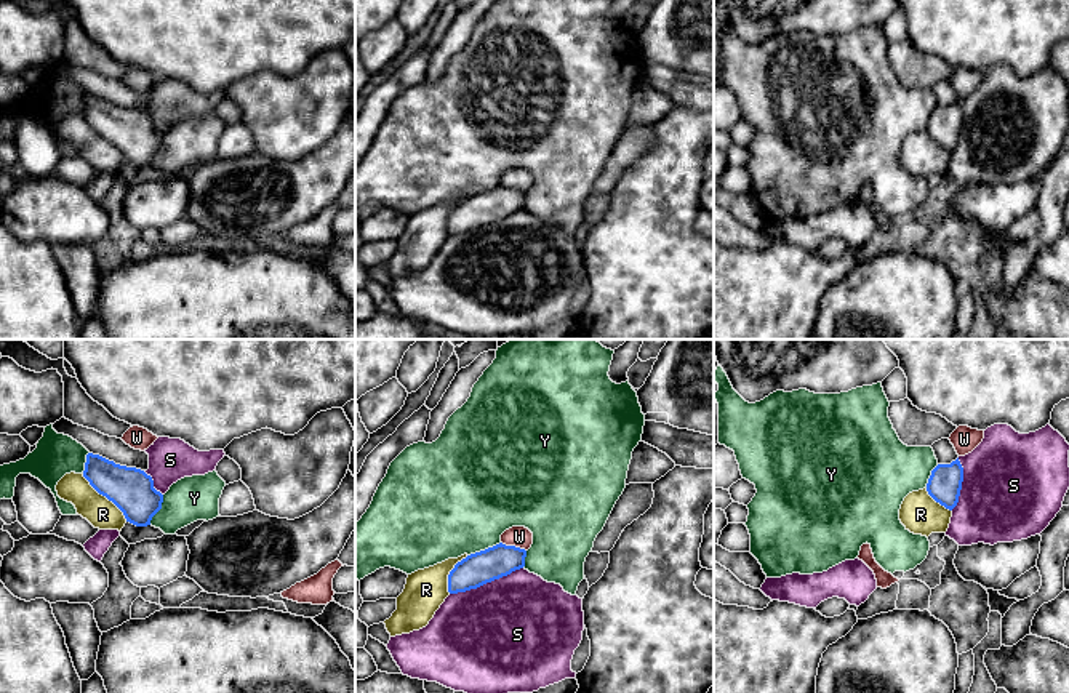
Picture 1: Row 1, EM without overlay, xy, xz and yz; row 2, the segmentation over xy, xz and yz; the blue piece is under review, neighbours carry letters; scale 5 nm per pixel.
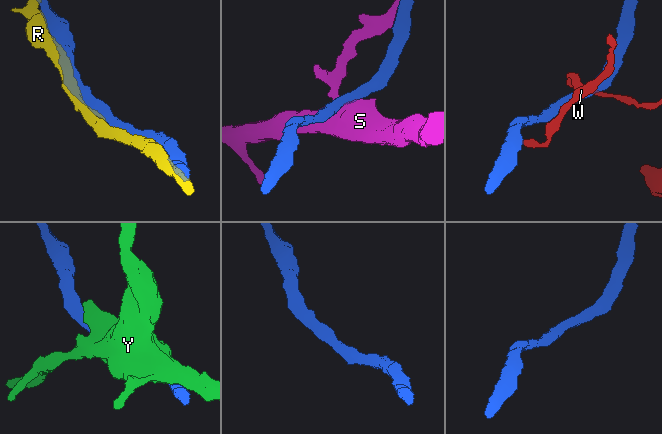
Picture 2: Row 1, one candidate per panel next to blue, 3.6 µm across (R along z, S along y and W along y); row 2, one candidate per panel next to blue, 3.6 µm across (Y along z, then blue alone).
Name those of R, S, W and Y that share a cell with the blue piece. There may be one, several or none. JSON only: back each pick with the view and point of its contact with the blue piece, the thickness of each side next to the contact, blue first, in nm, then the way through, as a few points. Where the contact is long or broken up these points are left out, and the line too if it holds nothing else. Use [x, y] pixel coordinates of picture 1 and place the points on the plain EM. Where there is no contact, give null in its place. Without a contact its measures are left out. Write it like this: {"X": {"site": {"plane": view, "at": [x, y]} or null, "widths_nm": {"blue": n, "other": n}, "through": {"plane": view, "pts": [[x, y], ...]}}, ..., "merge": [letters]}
{"R": {"site": {"plane": "xy", "at": [106, 138]}, "widths_nm": {"blue": 220, "other": 150}}, "merge": ["R"]}

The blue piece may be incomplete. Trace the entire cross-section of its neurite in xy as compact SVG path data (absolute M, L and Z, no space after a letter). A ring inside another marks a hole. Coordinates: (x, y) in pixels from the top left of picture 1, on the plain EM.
M88 94L83 118L136 168L150 166L152 158L162 150L163 136L154 130L152 118L141 110Z

